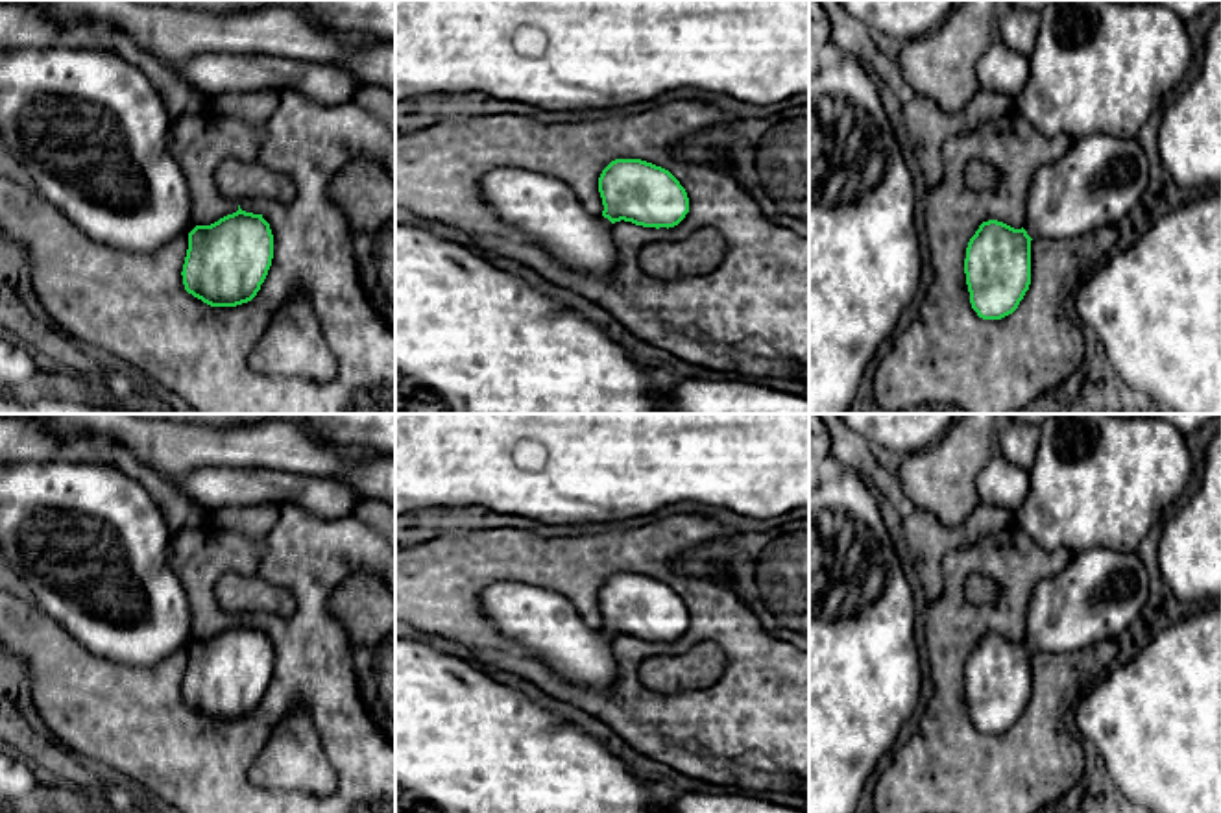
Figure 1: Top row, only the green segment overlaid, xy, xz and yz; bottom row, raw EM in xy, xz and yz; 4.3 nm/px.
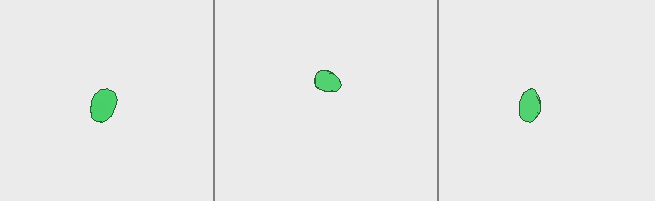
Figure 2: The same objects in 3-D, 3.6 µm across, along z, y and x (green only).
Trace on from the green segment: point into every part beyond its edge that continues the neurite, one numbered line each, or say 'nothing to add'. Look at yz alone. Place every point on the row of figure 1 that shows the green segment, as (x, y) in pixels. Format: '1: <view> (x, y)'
1: yz (1098, 180)

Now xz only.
1: xz (544, 209)

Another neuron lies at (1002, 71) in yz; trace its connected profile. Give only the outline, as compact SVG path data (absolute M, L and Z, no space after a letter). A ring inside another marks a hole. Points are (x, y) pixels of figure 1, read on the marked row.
M992 41L977 59L975 72L979 89L1014 100L1029 81L1031 63L1027 57L1009 50L1001 41Z

